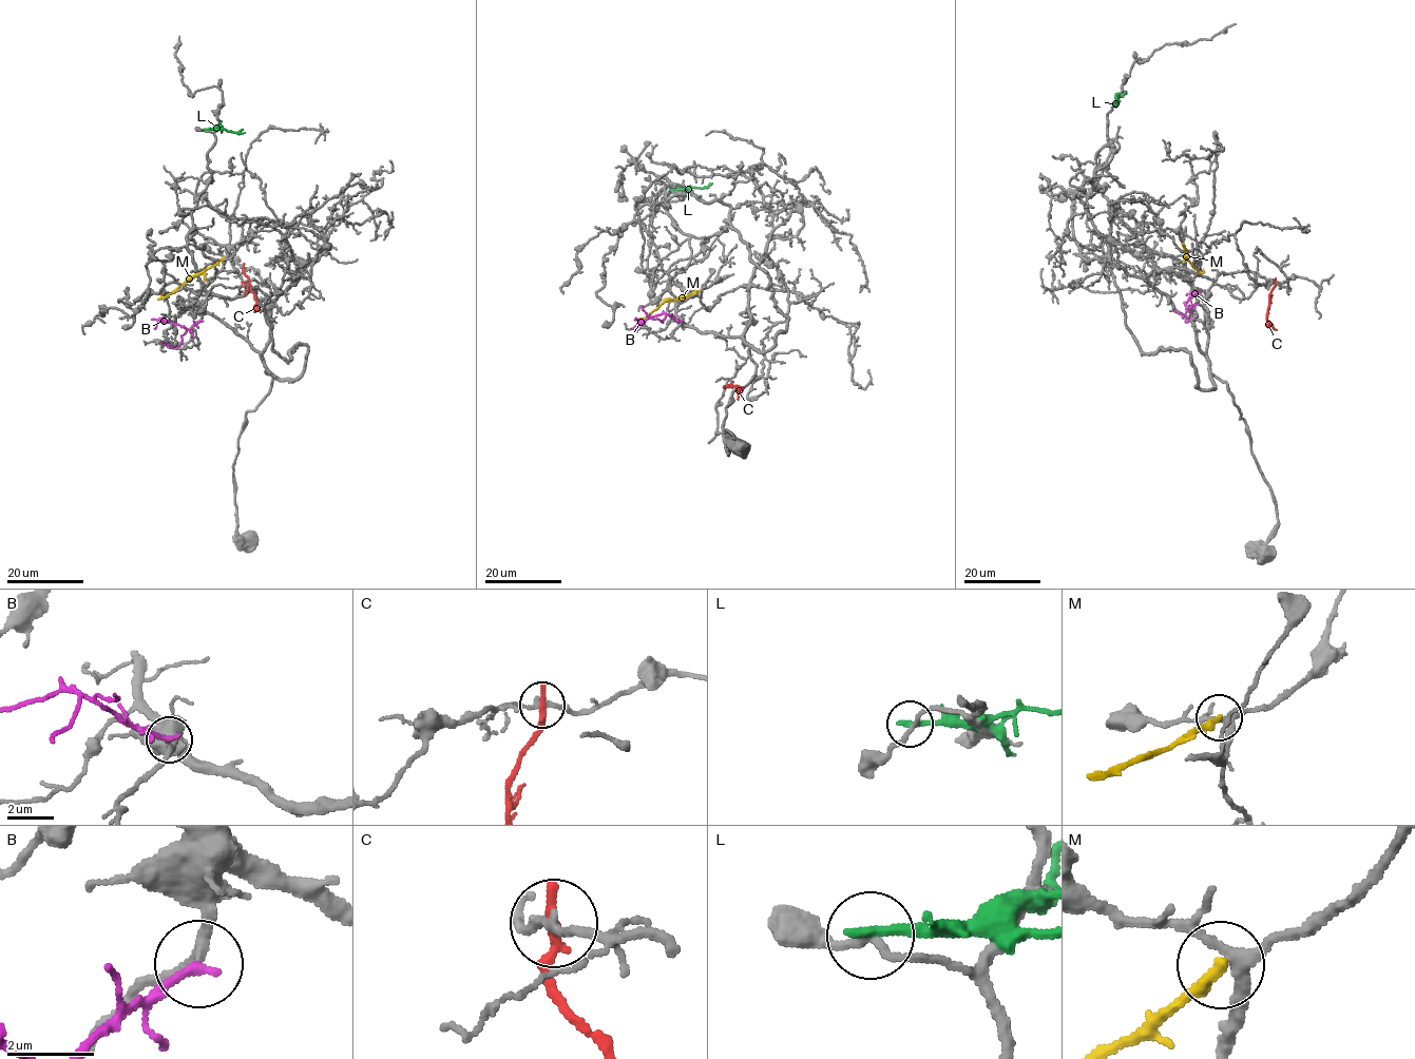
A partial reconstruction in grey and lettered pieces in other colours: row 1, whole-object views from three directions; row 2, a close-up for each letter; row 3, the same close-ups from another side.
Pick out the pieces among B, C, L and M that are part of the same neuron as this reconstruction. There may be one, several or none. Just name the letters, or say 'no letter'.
B

